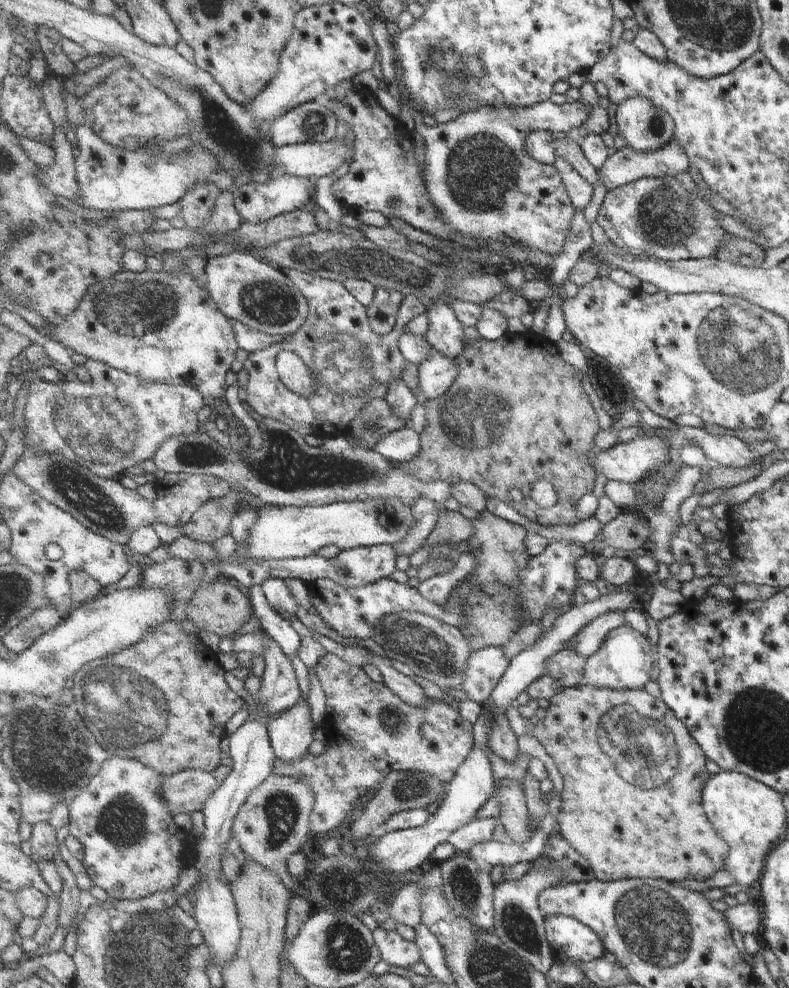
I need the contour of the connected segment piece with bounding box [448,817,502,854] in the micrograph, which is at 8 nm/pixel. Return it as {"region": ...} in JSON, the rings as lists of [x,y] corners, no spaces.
{"region":[[[501,818],[474,819],[470,824],[459,828],[448,836],[450,843],[458,853],[470,854],[472,847],[479,842],[492,840],[497,825],[502,825]]]}

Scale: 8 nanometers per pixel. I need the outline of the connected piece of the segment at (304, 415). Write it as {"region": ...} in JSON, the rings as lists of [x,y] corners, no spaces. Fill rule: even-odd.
{"region":[[[295,269],[282,270],[306,297],[310,315],[297,333],[282,343],[250,354],[243,363],[250,378],[245,387],[248,394],[246,405],[261,418],[280,421],[305,438],[309,435],[323,440],[345,437],[349,434],[349,424],[360,418],[363,408],[372,399],[383,399],[390,385],[403,376],[408,361],[399,350],[399,340],[407,332],[406,325],[429,309],[416,297],[405,297],[395,329],[390,334],[380,336],[369,325],[366,307],[342,283]],[[282,351],[292,351],[309,369],[314,370],[314,378],[320,386],[309,397],[292,392],[281,381],[276,359]]]}

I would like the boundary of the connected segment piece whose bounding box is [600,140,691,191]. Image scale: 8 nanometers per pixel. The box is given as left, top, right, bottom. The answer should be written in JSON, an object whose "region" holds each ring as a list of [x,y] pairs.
{"region":[[[672,141],[671,145],[662,150],[649,153],[639,153],[628,145],[615,152],[600,170],[600,181],[607,191],[638,182],[642,179],[662,178],[665,176],[679,178],[683,172],[688,172],[690,166],[689,158],[684,154],[681,146]]]}

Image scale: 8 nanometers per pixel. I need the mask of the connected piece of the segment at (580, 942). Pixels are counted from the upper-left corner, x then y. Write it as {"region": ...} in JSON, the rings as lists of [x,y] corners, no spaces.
{"region":[[[568,915],[545,918],[546,938],[554,954],[566,955],[579,963],[598,960],[604,956],[605,946],[589,926]]]}

